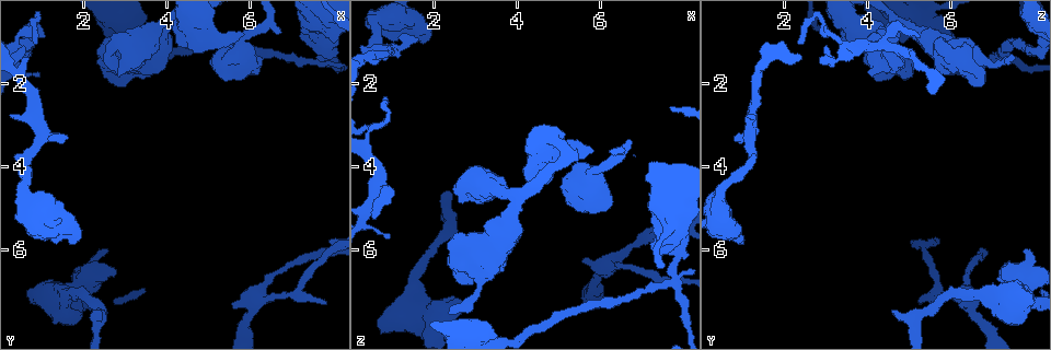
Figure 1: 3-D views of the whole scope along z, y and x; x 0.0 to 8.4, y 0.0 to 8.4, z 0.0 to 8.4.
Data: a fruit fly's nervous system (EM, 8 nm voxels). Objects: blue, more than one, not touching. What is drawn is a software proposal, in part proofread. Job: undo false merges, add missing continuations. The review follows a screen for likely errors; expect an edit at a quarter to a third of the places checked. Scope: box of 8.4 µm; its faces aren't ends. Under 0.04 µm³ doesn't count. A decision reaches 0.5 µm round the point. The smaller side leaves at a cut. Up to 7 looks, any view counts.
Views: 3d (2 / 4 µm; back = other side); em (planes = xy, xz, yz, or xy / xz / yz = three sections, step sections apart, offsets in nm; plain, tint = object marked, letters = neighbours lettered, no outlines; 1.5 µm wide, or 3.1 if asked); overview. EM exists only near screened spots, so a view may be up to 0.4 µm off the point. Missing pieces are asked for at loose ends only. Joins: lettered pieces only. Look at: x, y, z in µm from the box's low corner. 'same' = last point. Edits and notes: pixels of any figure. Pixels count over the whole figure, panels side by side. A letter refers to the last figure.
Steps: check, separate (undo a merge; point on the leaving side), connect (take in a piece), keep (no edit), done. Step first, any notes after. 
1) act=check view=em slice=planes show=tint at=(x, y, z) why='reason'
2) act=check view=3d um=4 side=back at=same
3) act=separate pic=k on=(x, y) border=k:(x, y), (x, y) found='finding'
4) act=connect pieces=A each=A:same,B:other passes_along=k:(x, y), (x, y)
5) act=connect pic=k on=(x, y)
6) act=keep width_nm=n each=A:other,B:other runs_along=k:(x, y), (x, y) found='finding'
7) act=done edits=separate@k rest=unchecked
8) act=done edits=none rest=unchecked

act=check view=3d um=4 at=(7.70, 1.45, 6.70) why='sharp bend'

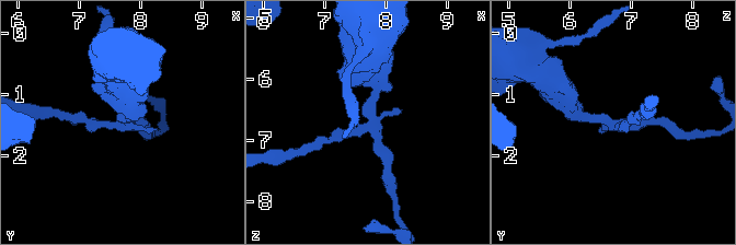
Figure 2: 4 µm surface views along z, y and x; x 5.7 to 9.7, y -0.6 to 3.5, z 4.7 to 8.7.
act=check view=em slice=planes show=plain at=(7.70, 1.45, 6.75)

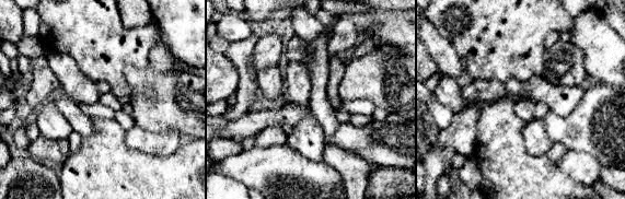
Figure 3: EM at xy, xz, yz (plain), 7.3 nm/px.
act=check view=em slice=planes show=letters at=same

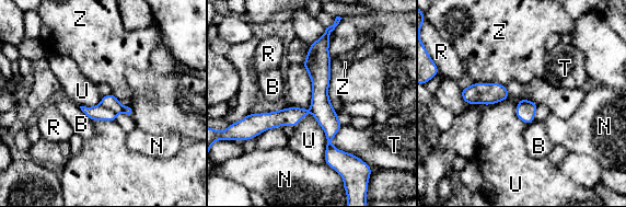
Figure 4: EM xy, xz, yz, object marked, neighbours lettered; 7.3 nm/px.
act=separate pic=4 on=(96, 113) each=B:other,N:other,R:other,T:other,U:other,Z:other part_leaving=4:(304, 112), (275, 119), (248, 118) found='two cells meet here'

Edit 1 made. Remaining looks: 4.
act=check view=3d um=4 at=(5.80, 1.15, 4.25) why='a fork'

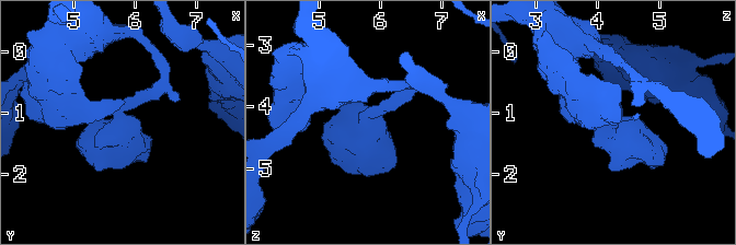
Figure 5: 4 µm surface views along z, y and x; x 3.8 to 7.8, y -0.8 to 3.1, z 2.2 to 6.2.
act=check view=em slice=xz step=8 show=letters at=(5.75, 1.20, 4.25) why='need the tissue'

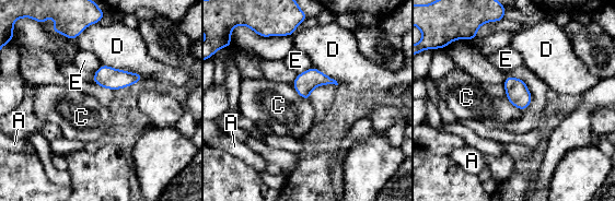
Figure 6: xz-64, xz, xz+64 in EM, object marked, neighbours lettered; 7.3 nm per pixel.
act=keep longest_contact=D:340nm each=A:other,C:other,D:other,E:other border=6:(502, 83), (507, 99), (522, 110) found='continuous, no second cell'

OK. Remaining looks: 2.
act=check view=3d um=4 at=(2.90, 1.80, 4.15) why='free end'

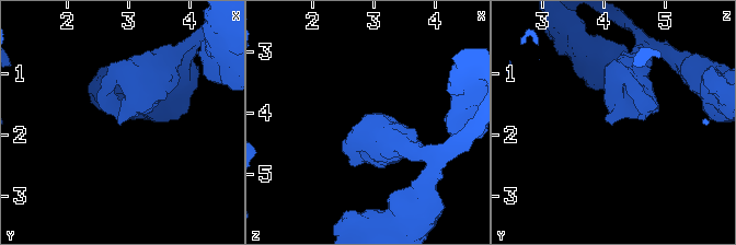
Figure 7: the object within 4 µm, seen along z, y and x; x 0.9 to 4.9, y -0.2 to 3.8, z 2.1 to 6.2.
act=check view=em slice=planes show=letters at=(2.85, 1.85, 4.10) why='need the tissue'

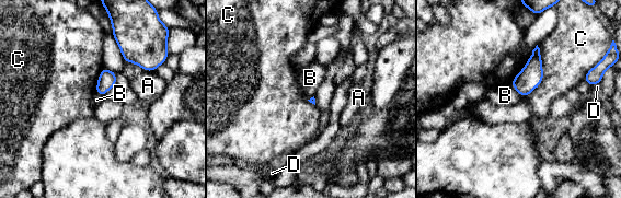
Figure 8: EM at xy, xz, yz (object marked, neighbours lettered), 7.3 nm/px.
act=keep each=A:other,B:other,C:other,D:other border=8:(510, 84), (524, 97) found='none of them fits'

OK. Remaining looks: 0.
act=done edits=separate@4 rest=unchecked

